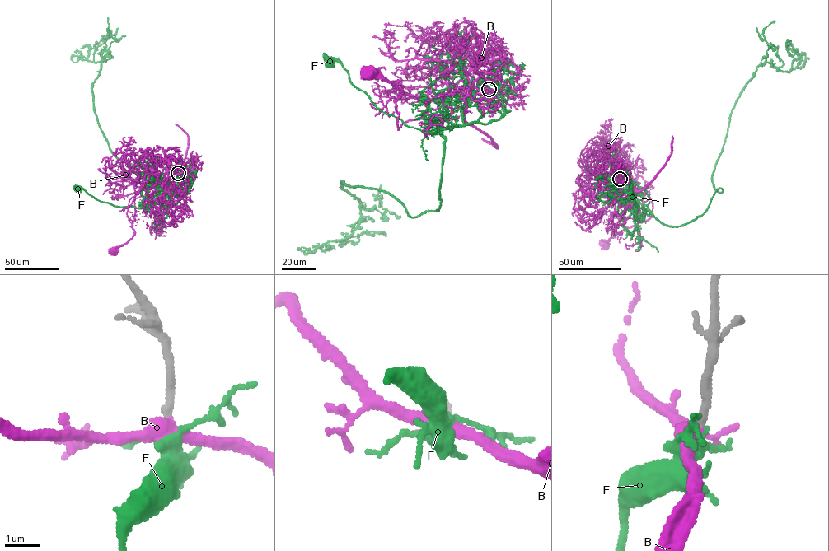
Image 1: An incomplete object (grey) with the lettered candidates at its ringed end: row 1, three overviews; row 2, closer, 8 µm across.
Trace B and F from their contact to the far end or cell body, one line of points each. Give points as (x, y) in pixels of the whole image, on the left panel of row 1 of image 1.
B: (178, 173), (182, 179), (177, 184), (153, 183), (136, 194), (131, 226), (134, 234), (128, 241), (112, 250)
F: (178, 173), (173, 191), (180, 189), (179, 200), (166, 207), (156, 199), (141, 208), (114, 206), (76, 188)

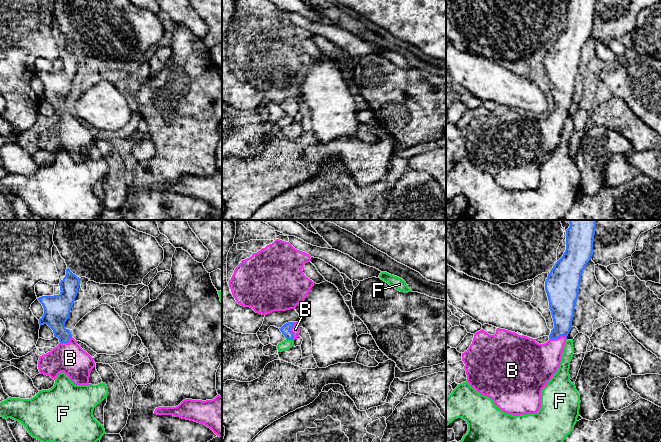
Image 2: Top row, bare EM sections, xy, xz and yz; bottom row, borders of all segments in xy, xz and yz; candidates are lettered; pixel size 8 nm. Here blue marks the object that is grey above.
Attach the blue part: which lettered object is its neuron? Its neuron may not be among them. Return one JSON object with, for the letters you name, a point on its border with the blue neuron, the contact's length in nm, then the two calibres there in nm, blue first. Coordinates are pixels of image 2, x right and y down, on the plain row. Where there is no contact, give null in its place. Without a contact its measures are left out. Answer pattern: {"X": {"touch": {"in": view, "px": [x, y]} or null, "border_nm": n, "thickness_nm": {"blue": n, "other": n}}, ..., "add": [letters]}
{"B": {"touch": {"in": "yz", "px": [557, 113]}, "border_nm": 140, "thickness_nm": {"blue": 200, "other": 300}}, "add": ["B"]}

